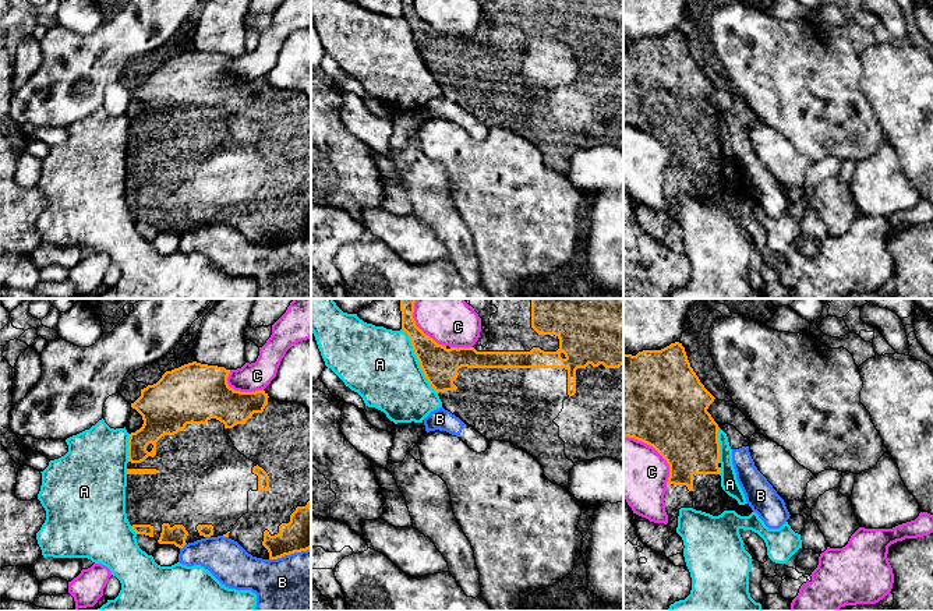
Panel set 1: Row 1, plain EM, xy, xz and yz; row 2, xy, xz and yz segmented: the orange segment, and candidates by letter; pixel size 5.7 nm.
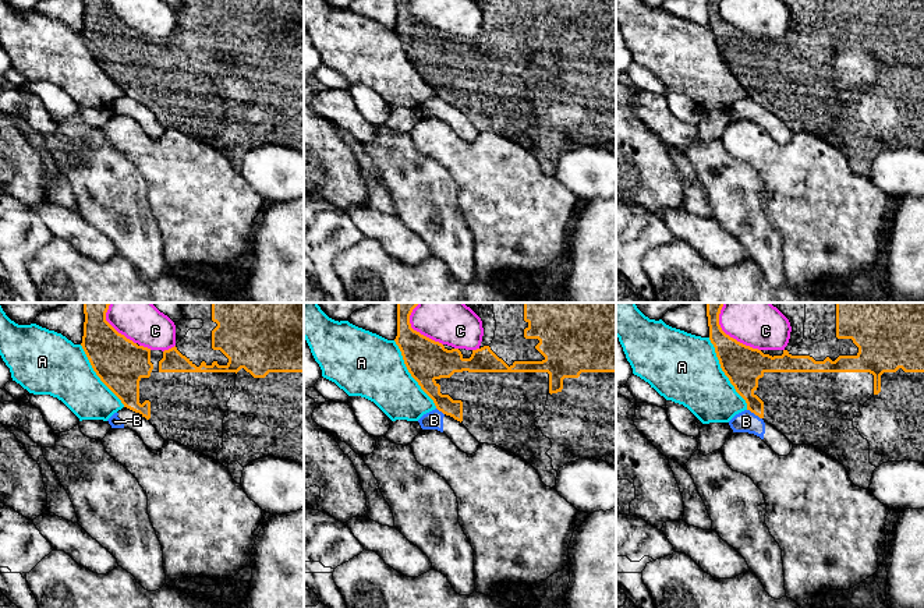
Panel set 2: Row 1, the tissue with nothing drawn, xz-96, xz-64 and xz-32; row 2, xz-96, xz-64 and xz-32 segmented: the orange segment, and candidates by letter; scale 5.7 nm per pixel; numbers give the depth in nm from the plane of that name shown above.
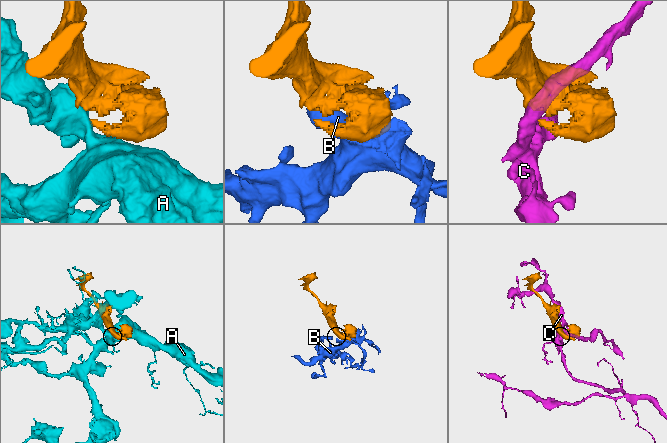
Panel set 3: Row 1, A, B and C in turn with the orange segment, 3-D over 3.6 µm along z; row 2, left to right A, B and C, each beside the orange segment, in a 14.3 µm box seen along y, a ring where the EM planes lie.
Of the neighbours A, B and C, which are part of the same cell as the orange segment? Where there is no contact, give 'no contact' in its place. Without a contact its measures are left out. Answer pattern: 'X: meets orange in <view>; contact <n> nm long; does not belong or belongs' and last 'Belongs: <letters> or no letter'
A: meets orange in xz; contact 440 nm long; does not belong
B: meets orange in xy; contact 260 nm long; does not belong
C: meets orange in yz; contact 380 nm long; does not belong
Belongs: no letter

